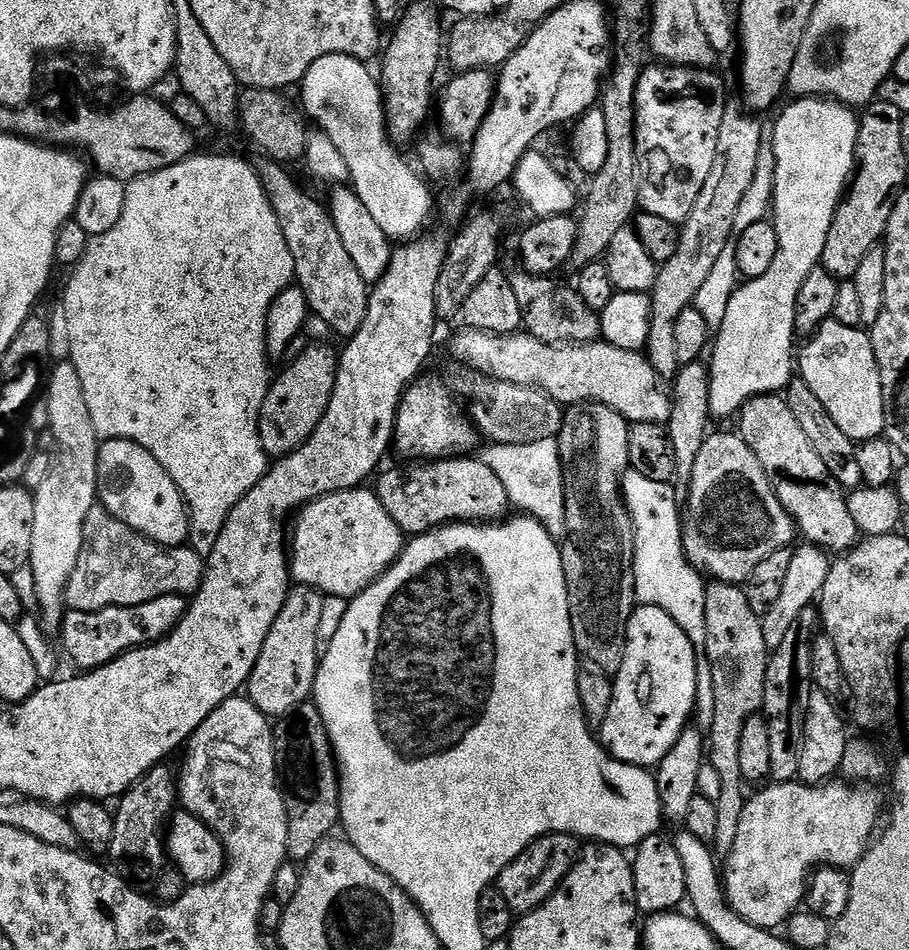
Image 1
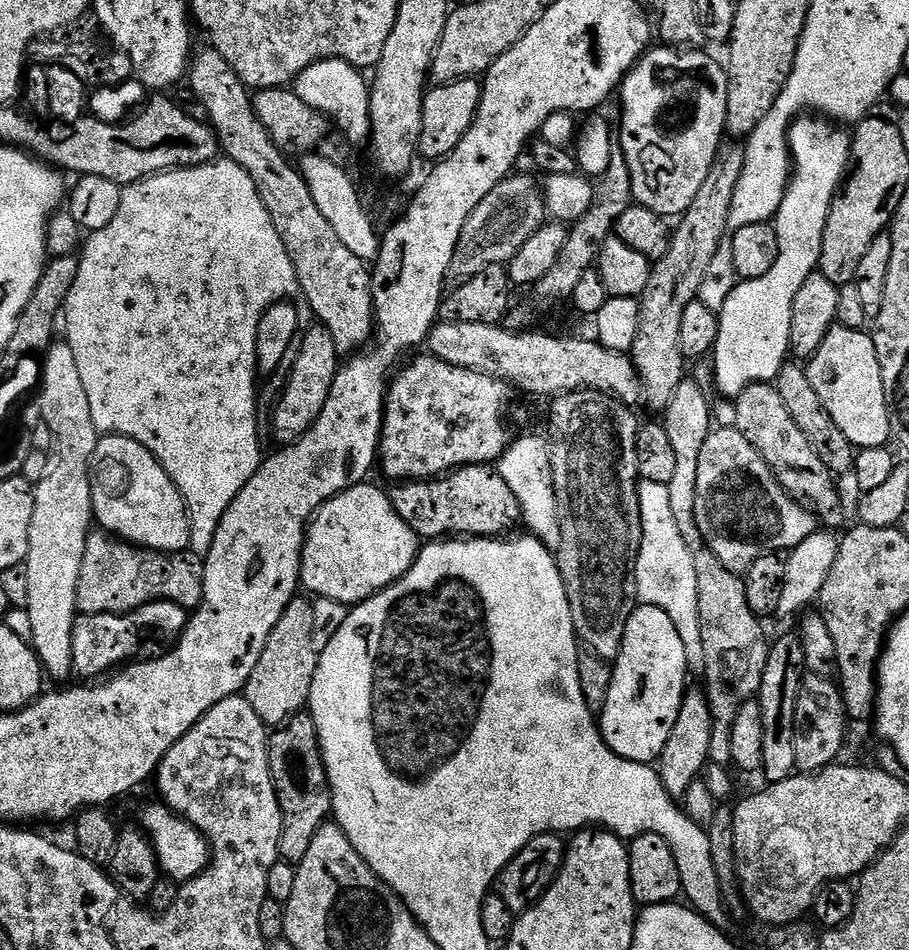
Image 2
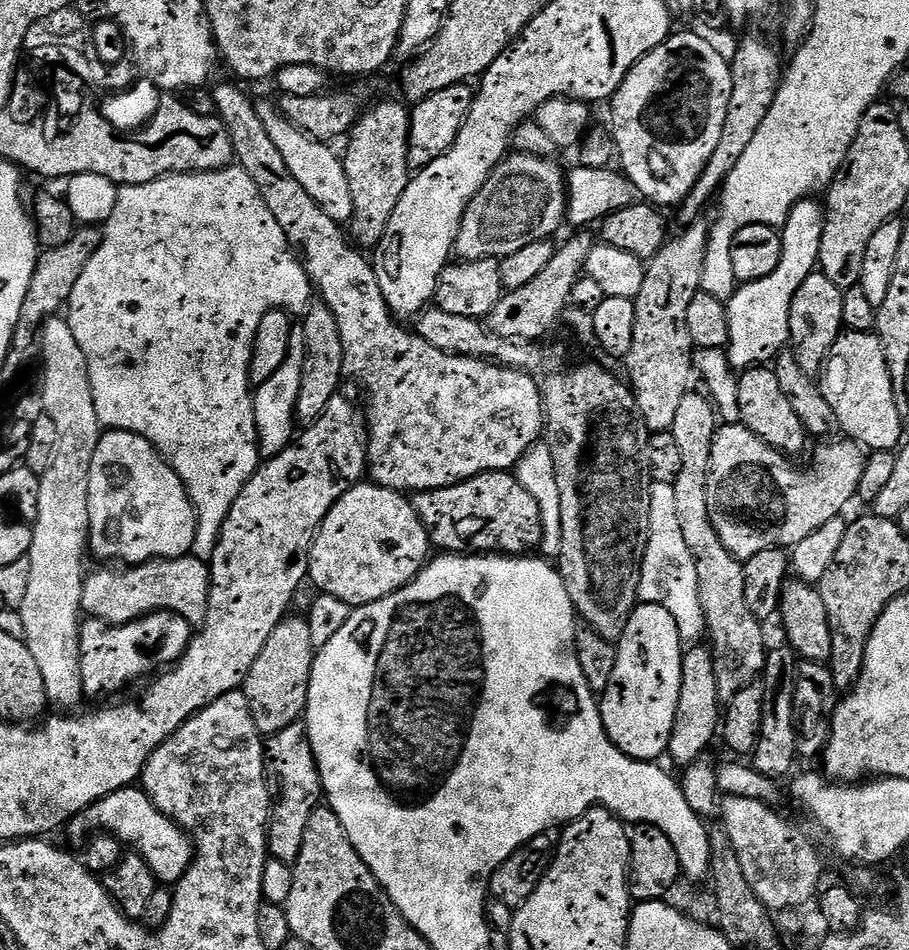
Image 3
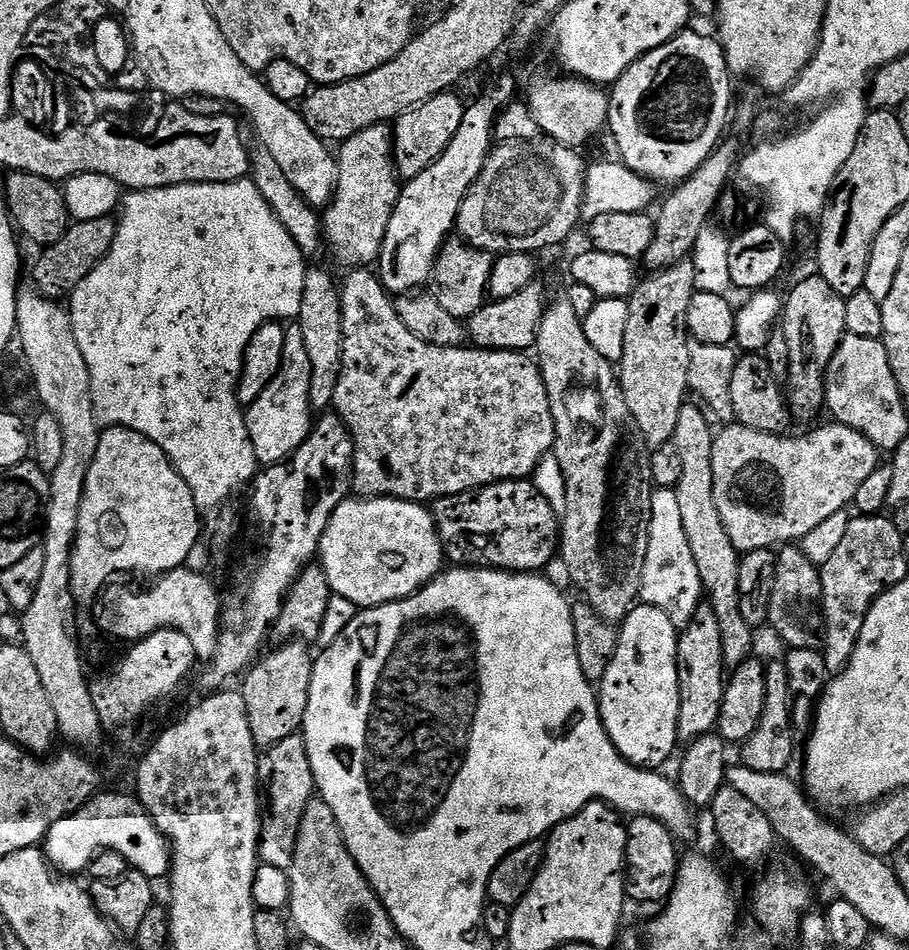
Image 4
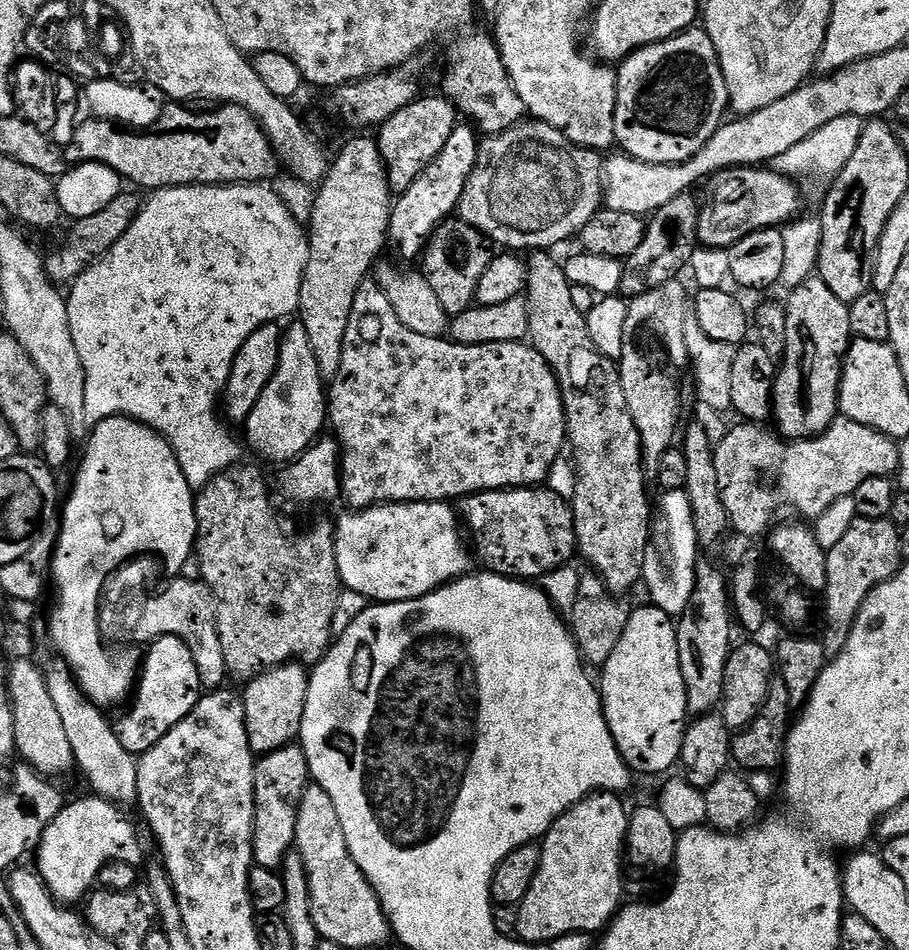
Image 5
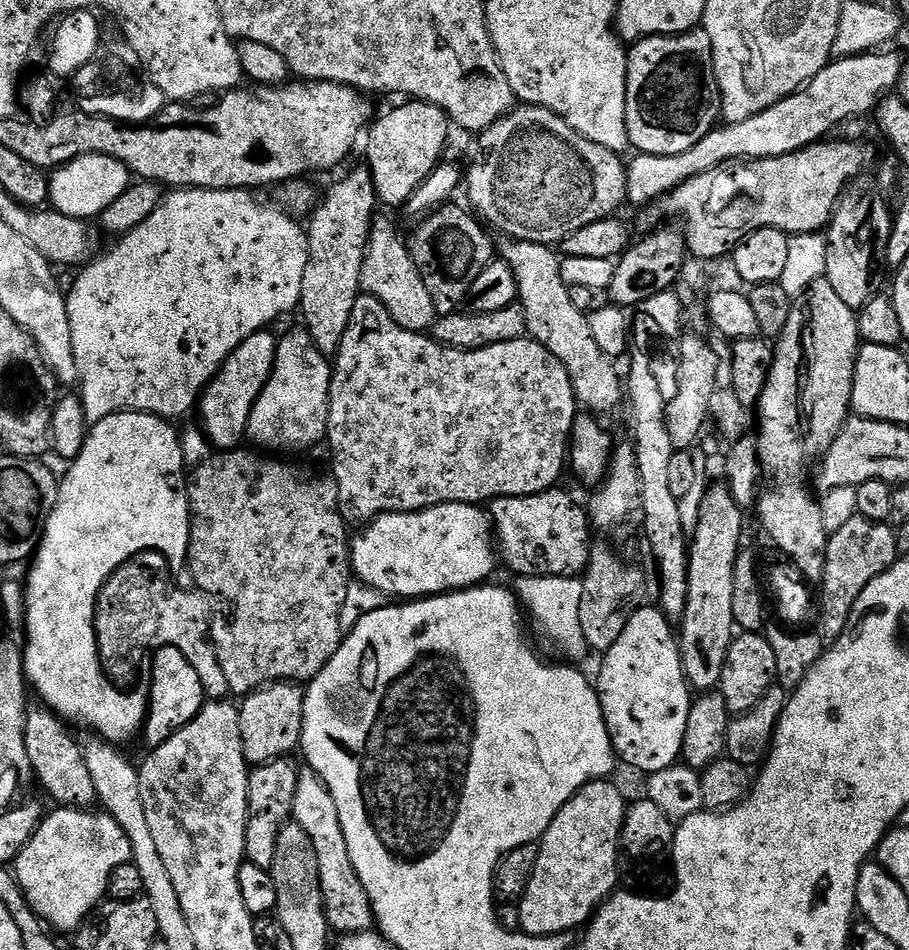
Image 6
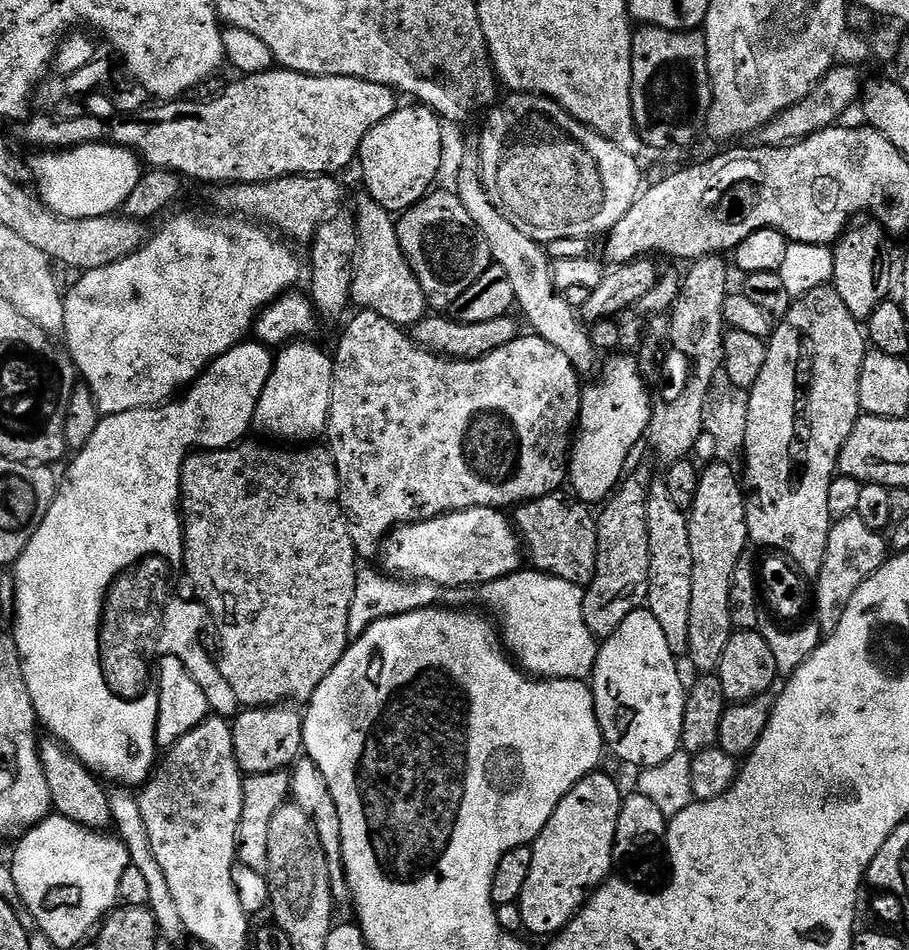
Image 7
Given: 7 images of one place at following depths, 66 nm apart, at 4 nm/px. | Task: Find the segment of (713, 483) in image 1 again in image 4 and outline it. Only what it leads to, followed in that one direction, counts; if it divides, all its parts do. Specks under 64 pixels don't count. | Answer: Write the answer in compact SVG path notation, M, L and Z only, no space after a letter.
M735 422L721 427L715 433L714 506L718 506L718 514L722 518L722 526L726 526L726 534L730 534L730 542L734 542L737 552L743 554L754 550L762 550L763 548L775 549L777 546L788 546L793 542L803 541L804 536L810 534L810 530L815 530L822 522L826 522L826 518L831 518L834 514L845 511L855 501L858 490L862 487L862 482L866 482L866 478L870 478L870 474L874 474L874 470L881 467L881 449L876 448L874 442L870 442L870 438L858 434L858 430L854 430L845 424L827 423L822 425L821 428L814 429L813 432L806 433L805 436L788 436L789 434L750 430L750 426Z

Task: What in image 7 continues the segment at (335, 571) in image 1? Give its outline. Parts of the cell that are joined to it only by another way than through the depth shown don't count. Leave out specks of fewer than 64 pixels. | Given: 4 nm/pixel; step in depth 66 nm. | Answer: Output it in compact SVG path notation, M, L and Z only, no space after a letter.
M467 508L457 512L447 512L429 520L417 520L414 524L402 524L389 532L382 545L383 571L387 575L405 580L425 580L443 588L471 589L470 586L489 584L498 578L521 571L526 560L520 533L516 531L513 521L508 520L499 508Z

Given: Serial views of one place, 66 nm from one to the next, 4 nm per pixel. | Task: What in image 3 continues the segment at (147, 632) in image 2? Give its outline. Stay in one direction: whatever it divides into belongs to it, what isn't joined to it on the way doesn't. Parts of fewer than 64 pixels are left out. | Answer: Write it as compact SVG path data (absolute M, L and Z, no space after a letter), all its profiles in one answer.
M151 612L149 616L138 618L129 624L107 624L105 620L88 618L80 625L80 657L82 658L82 686L84 695L89 701L100 702L103 696L112 696L123 688L131 686L143 676L151 677L161 670L176 664L187 650L194 635L194 625L186 622L173 612Z

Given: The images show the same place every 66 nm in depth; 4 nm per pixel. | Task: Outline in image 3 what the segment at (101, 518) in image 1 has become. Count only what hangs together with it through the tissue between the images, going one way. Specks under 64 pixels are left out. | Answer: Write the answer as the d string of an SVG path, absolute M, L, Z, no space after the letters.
M176 556L172 560L147 560L145 564L135 566L100 566L97 572L89 571L84 577L84 603L85 613L91 614L96 604L100 604L100 613L95 619L105 620L107 624L129 624L143 616L149 616L151 612L173 612L186 622L194 626L204 623L208 599L210 598L210 586L212 574L209 565L197 556Z

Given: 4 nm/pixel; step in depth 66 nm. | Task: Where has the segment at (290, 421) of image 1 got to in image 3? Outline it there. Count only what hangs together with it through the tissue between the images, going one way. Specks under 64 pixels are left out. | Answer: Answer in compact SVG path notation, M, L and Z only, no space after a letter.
M316 302L303 313L302 323L305 328L305 366L302 370L301 390L298 393L295 419L301 425L307 426L323 416L330 398L341 391L340 380L345 379L344 355L342 354L342 334L338 334L338 322L334 322L334 314L322 302Z

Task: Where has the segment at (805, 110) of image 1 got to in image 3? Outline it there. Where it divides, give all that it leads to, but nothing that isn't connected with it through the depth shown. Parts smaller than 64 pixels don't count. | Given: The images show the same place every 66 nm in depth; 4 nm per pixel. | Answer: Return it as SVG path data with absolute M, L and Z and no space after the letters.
M815 199L799 200L790 210L782 226L780 241L784 249L778 262L778 270L761 280L749 284L740 284L727 301L728 342L726 353L728 360L736 370L749 366L764 366L776 359L781 350L789 343L788 319L794 294L802 282L820 263L820 243L824 229L824 209Z

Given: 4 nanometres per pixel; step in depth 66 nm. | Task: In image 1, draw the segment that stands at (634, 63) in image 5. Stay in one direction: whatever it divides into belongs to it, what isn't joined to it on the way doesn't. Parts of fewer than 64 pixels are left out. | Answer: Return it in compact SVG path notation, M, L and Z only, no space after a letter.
M645 67L636 87L636 172L640 176L640 208L680 226L690 210L694 210L694 202L698 194L702 194L702 186L706 186L710 166L714 166L718 134L729 100L724 93L724 80L715 76L715 71L707 68L656 67L660 68Z

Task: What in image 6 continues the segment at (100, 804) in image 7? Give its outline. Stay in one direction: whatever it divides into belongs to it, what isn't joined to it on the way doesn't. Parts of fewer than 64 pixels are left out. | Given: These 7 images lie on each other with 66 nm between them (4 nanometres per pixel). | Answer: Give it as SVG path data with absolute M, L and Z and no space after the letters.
M29 707L24 719L26 758L30 758L35 783L40 783L45 794L52 796L53 805L88 810L97 803L94 778L90 778L90 770L86 767L81 741L76 741L68 731L69 725L52 709Z

